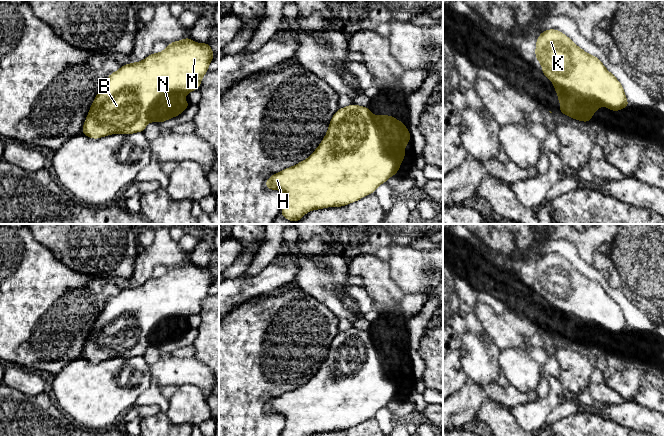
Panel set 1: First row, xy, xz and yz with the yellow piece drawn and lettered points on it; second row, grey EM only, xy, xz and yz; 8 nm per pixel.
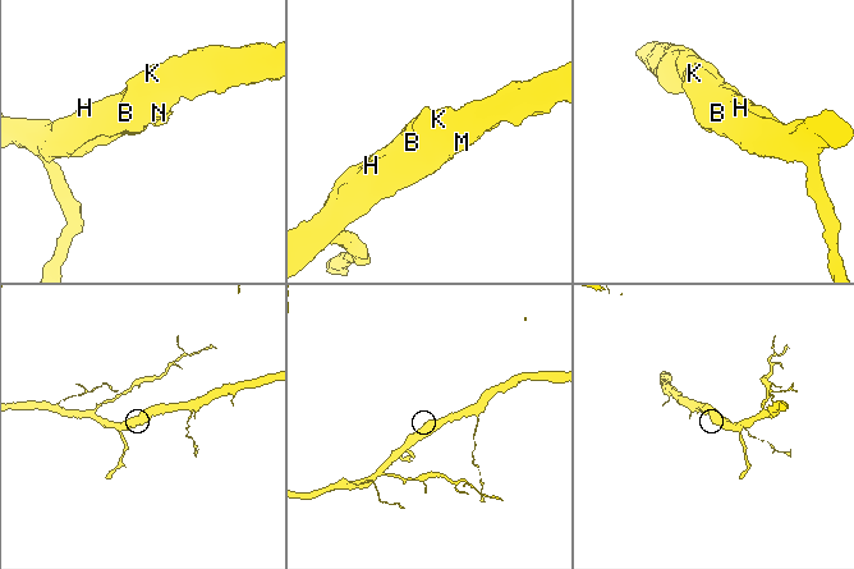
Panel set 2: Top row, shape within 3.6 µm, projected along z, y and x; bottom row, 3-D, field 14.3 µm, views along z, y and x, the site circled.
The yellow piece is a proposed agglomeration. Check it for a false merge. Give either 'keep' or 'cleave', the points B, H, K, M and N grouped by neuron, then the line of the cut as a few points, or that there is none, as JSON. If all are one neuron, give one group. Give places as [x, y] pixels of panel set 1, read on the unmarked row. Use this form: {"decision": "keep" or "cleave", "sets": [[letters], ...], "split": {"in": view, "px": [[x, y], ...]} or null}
{"decision": "cleave", "sets": [["B", "H", "K", "M"], ["N"]], "split": {"in": "xz", "px": [[371, 338], [381, 369], [393, 381], [395, 387], [391, 399]]}}

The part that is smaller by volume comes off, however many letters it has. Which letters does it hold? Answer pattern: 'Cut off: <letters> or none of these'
Cut off: N

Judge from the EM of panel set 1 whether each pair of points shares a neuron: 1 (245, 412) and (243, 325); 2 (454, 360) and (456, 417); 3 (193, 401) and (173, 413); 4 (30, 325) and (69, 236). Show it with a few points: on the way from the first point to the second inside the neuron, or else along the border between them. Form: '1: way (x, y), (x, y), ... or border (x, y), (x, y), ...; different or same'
1: way (243, 390), (243, 347); same
2: border (467, 382), (453, 394); different
3: way (188, 405), (178, 412); same
4: border (41, 243), (61, 262), (78, 272); different

